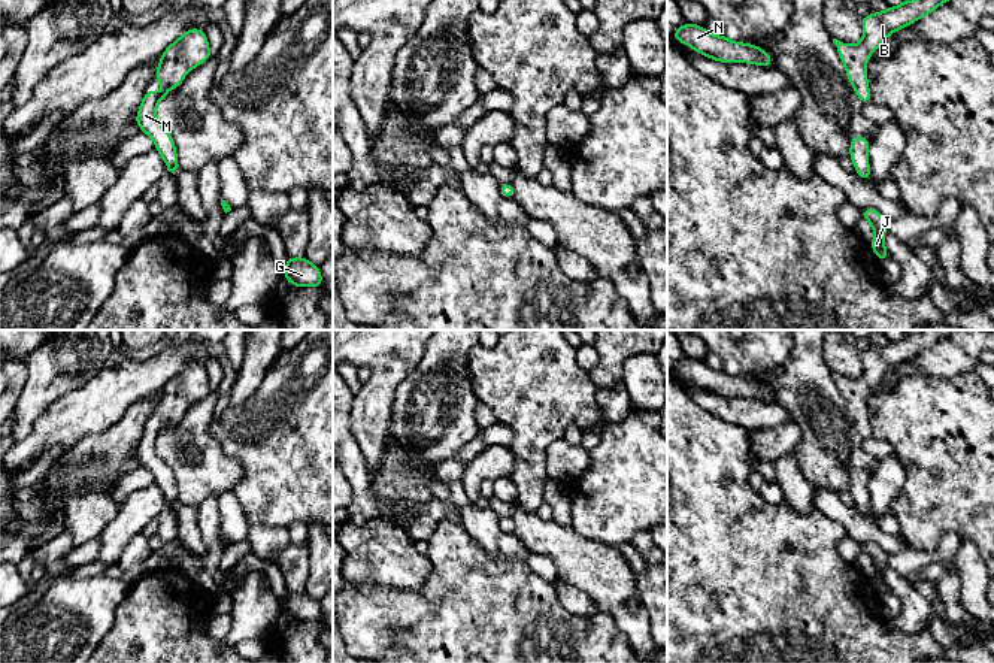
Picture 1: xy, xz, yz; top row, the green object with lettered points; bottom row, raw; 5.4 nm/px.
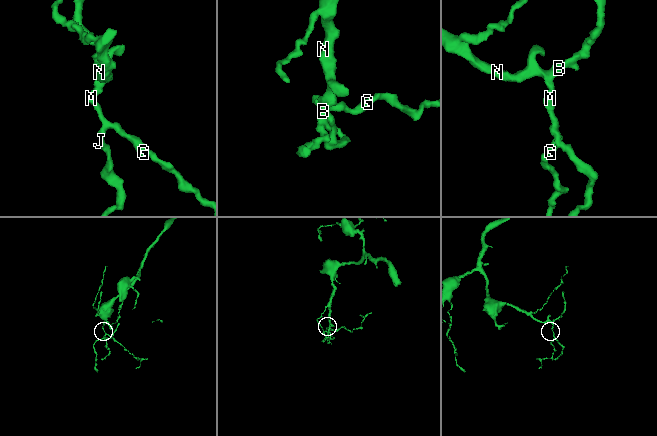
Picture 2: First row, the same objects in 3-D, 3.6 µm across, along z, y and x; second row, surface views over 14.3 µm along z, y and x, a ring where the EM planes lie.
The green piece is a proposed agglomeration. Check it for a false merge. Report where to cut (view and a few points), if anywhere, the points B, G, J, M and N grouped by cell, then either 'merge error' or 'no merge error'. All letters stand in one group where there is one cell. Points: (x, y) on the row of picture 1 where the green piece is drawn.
no cut | B G J M N | no merge error

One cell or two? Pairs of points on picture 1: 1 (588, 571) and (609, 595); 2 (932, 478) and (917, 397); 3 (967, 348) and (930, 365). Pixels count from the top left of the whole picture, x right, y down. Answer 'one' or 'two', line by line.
1: one
2: one
3: one

